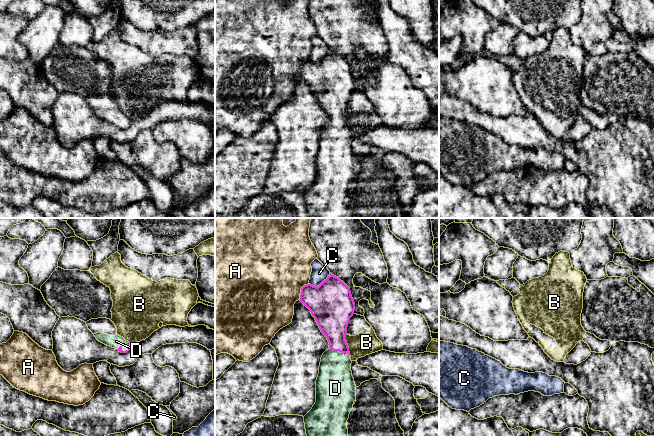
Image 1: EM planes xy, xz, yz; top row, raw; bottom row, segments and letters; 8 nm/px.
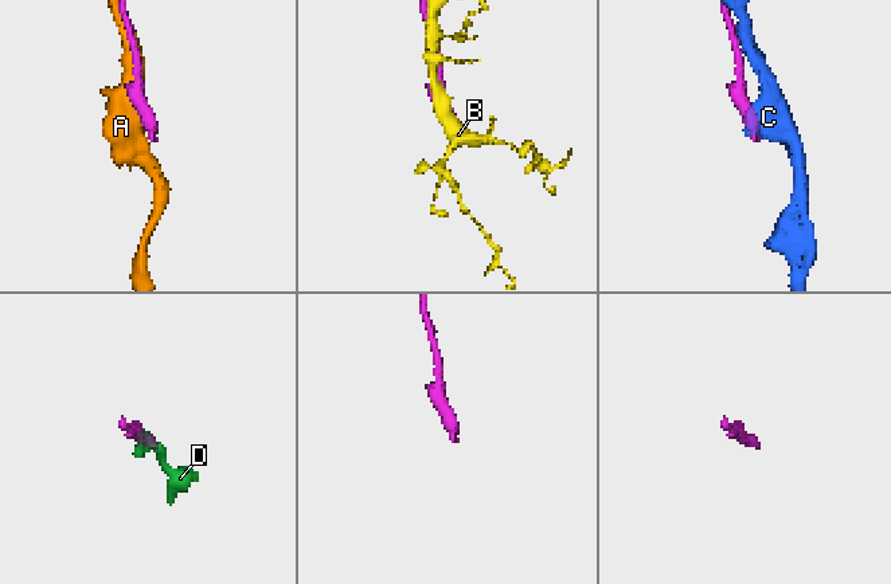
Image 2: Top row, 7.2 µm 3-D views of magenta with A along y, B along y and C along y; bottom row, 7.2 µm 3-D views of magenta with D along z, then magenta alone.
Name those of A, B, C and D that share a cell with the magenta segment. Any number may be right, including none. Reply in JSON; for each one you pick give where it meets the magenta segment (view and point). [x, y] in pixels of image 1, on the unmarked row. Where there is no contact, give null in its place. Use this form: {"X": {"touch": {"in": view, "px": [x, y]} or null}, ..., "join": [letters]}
{"D": {"touch": {"in": "xz", "px": [341, 127]}}, "join": ["D"]}

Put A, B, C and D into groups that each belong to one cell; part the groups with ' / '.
A / B / C / D

